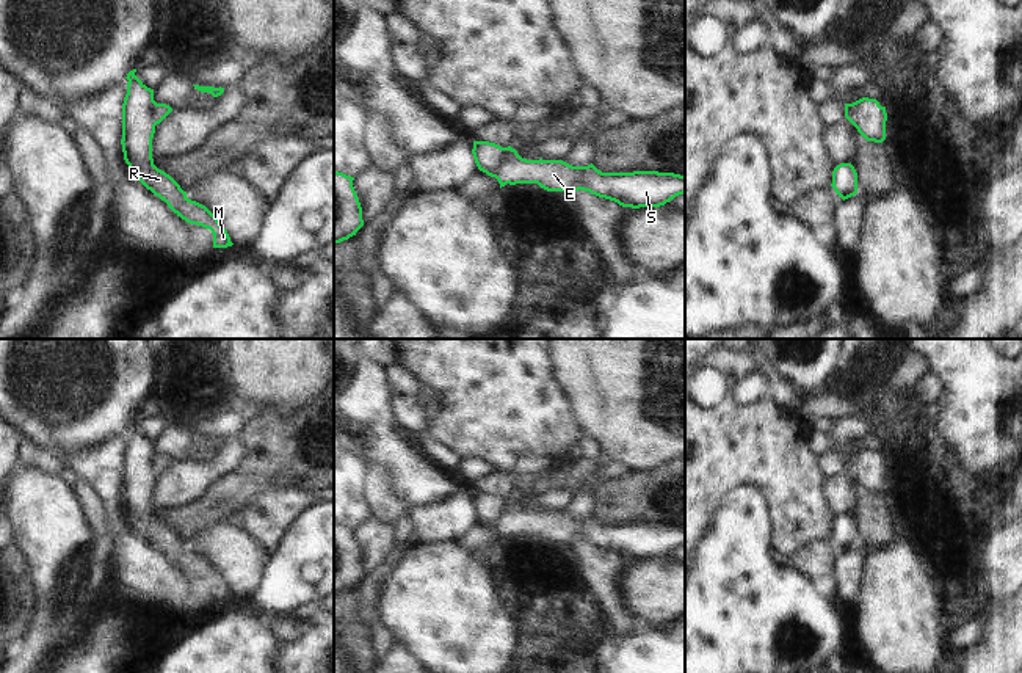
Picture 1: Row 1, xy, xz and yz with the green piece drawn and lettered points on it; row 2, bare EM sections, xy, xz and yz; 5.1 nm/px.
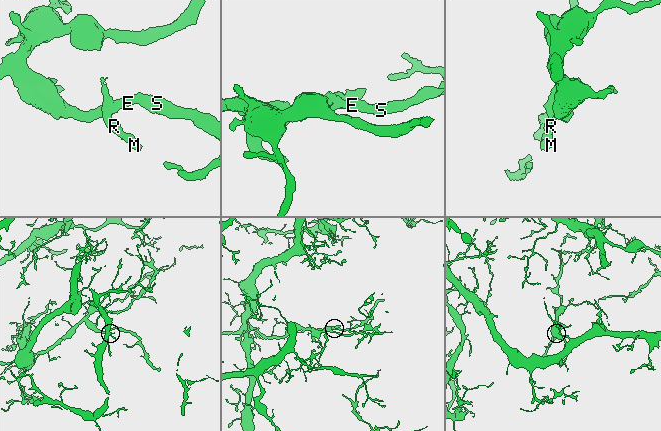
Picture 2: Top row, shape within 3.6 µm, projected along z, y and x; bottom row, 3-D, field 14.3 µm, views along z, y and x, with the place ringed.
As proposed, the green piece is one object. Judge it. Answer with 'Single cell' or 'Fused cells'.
Fused cells.

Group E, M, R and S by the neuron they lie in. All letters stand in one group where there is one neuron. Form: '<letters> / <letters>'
E S / M R

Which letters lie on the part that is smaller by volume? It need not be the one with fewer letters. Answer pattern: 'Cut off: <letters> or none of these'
Cut off: M, R

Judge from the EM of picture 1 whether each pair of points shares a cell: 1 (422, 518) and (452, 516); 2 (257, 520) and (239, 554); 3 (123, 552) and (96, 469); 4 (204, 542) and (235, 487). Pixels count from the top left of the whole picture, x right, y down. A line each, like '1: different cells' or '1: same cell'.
1: same cell
2: different cells
3: same cell
4: different cells

